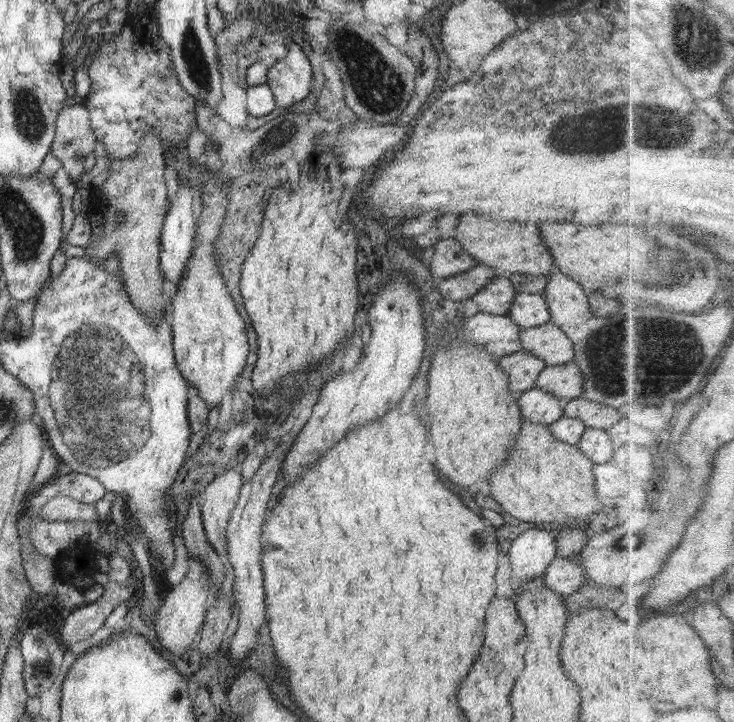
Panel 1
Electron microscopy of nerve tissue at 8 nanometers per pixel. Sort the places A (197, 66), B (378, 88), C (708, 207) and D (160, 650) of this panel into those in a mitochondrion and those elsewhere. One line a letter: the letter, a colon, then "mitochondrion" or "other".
A: mitochondrion
B: mitochondrion
C: other
D: other

